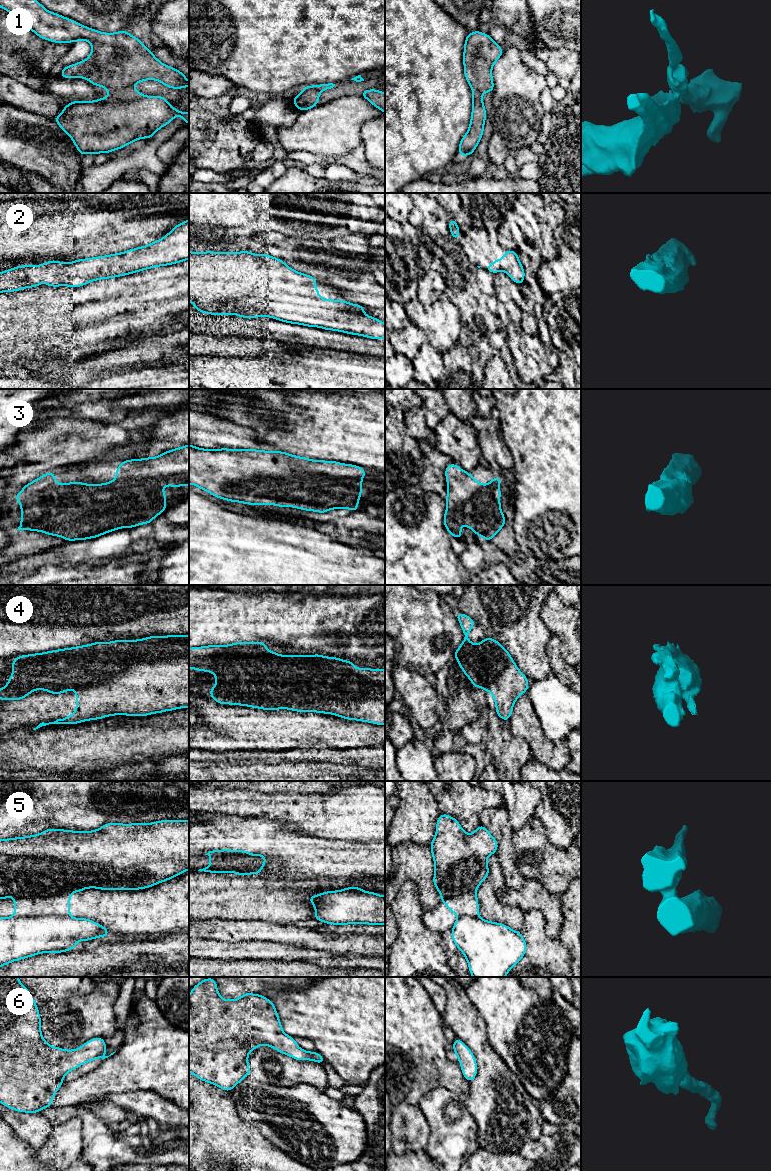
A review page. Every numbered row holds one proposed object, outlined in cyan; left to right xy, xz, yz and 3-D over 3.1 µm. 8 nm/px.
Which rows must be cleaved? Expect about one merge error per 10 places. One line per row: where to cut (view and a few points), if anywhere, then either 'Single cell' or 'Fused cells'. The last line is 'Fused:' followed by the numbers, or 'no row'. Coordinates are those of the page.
1: Split along xy (131, 86), (110, 93). Fused cells
2: No split. Single cell
3: No split. Single cell
4: No split. Single cell
5: Split along xz (232, 858), (242, 855), (262, 857), (265, 860). Fused cells
6: No split. Single cell
Fused: 1, 5

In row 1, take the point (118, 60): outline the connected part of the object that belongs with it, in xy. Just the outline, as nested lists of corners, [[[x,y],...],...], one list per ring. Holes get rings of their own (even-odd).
[[[0,0],[0,8],[18,17],[38,37],[56,43],[70,43],[87,40],[92,51],[87,59],[62,69],[62,78],[85,78],[94,86],[101,86],[110,93],[145,81],[157,80],[169,89],[189,87],[185,75],[176,68],[159,61],[153,53],[127,30],[115,33],[99,32],[62,15],[45,9],[37,0]]]

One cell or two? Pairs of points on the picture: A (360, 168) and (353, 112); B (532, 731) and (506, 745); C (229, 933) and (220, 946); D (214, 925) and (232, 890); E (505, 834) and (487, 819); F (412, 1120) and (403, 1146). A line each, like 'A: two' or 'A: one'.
A: two
B: two
C: two
D: two
E: one
F: one

